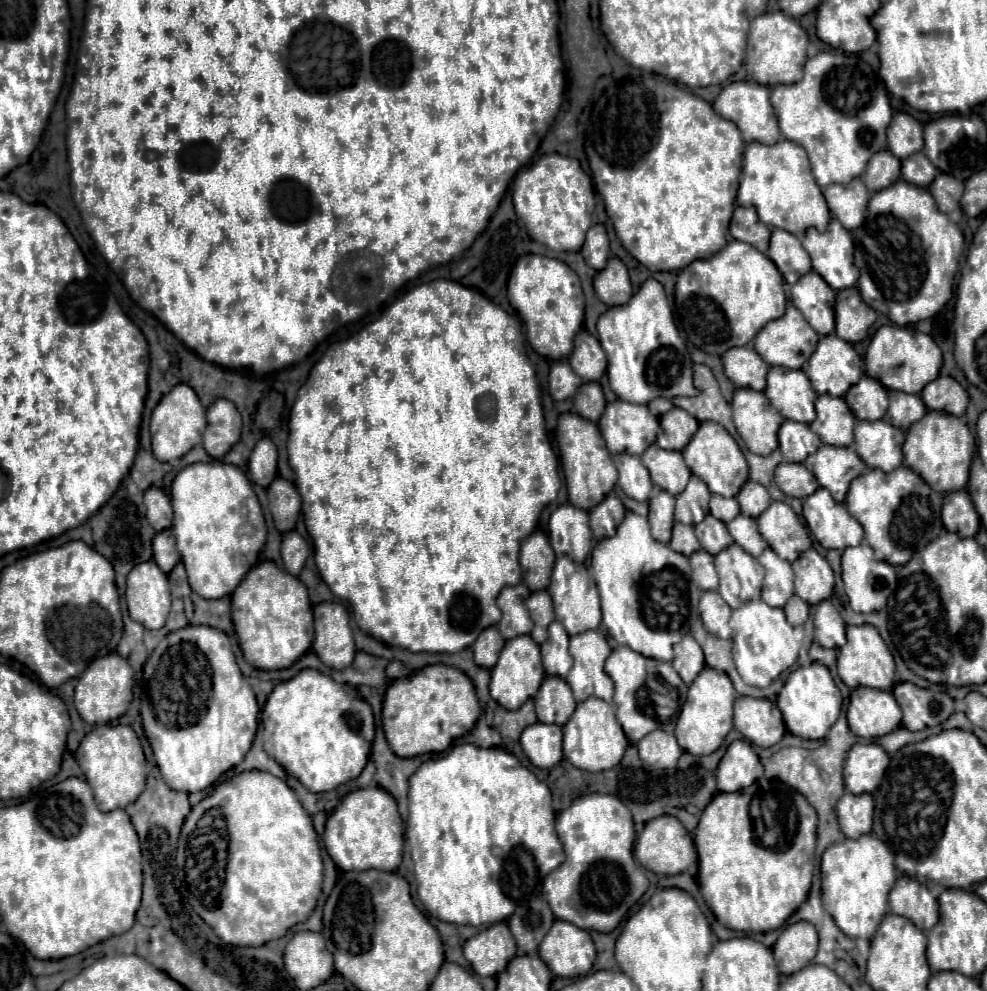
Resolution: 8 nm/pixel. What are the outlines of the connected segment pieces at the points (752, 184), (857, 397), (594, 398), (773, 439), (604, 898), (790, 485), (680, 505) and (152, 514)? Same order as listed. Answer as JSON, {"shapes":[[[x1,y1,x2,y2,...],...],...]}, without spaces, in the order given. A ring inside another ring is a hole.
{"shapes":[[[788,139,774,145,764,145,758,141,746,145,736,203,754,207,760,221,764,221,768,227,778,227,794,235,802,235,808,227,816,227,820,233,824,233,830,221,828,205,810,171,808,153]],[[862,375,860,381,848,389,844,401,848,401,848,407,858,419,876,421,882,419,888,409,888,391,880,381,872,381,872,377]],[[582,383,576,391,574,397,574,407,576,413,582,415,588,421,598,421,604,407,606,407,606,399,602,393,602,387,598,383]],[[736,389,732,415,738,435,752,453,768,455,778,447,778,429,784,417,772,409,764,393,754,389]],[[590,793,584,797,578,797,568,809,560,811,556,817,556,833,564,845,566,859,560,867,556,867,546,879,542,897,554,911,558,919,570,921,582,929,596,929,596,931,612,931,622,917,628,913,628,909,644,895,648,889,648,879,642,871,642,867,634,859,634,821,628,807,614,795,600,795]],[[780,463,776,467,776,485,788,497,806,497,818,489,814,475,802,463]],[[692,475,692,481,688,481,688,489,676,497,676,509,674,519,684,525,696,525,708,515,708,501,710,501,710,489,706,487,700,477]],[[152,485,144,495,146,519,156,531,164,531,172,527,172,503,170,497,156,485]]]}

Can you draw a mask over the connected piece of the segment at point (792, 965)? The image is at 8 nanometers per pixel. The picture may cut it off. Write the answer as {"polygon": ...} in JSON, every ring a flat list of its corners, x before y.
{"polygon":[[798,921,788,925,772,947,780,973,790,975,806,967,818,951,818,933,812,923]]}

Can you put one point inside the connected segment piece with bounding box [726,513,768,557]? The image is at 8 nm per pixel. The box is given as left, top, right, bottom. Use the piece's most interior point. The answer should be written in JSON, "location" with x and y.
{"location":[743,529]}

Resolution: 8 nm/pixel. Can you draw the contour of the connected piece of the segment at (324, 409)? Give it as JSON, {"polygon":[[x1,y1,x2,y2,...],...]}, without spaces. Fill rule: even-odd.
{"polygon":[[434,279,408,290,390,303,374,323,324,351,296,393,288,419,286,449,302,497,304,523,314,543,314,561,324,583,336,597,352,605,354,619,364,633,414,653,458,653,470,647,482,629,500,621,496,597,500,589,520,583,520,545,535,530,542,509,557,498,561,485,559,462,546,431,536,373,524,347,522,323,480,291,448,279],[486,395,496,399,496,409,482,417,476,403]]}

